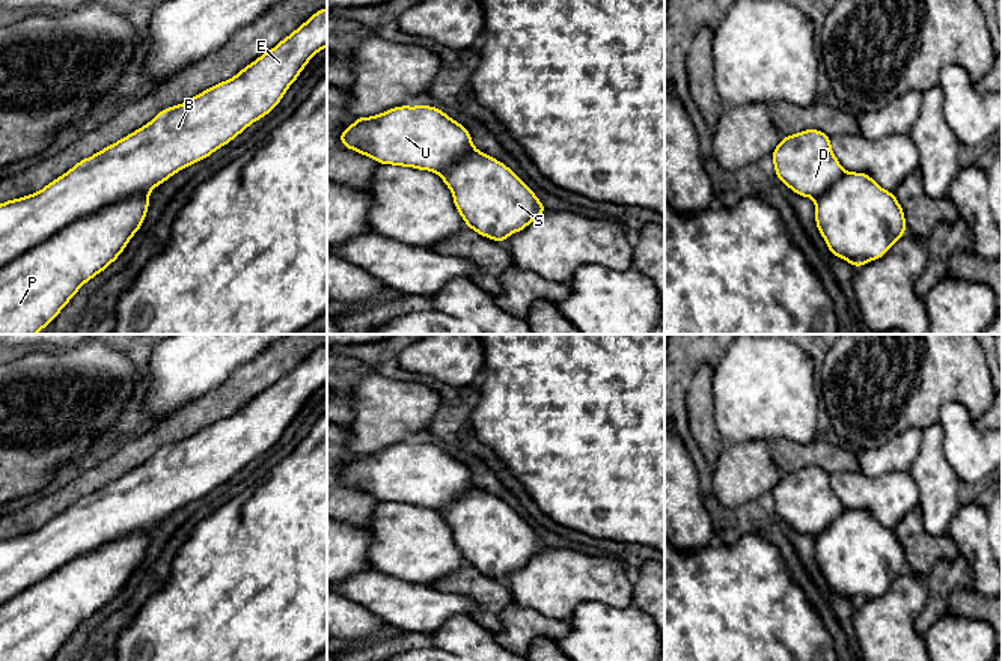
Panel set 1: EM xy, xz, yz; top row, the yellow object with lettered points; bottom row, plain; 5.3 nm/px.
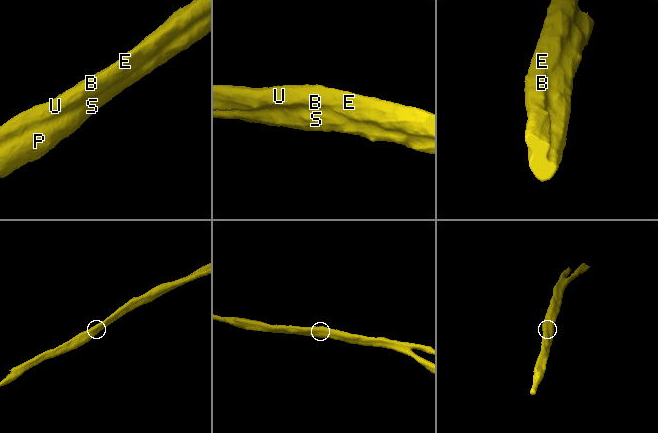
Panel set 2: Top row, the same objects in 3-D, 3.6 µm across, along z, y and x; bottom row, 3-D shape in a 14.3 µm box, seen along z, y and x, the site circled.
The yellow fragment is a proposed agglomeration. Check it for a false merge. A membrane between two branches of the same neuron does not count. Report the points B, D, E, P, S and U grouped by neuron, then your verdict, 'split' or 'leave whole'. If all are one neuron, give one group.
groups B D E U / P S; split

